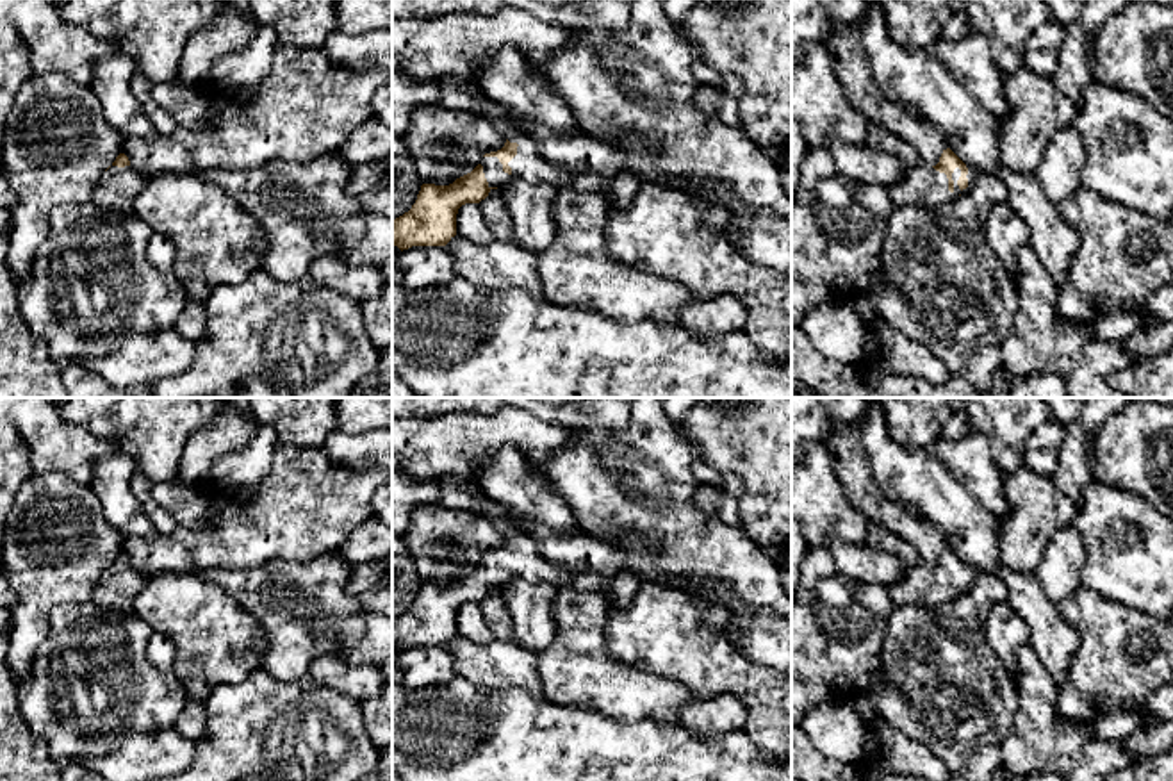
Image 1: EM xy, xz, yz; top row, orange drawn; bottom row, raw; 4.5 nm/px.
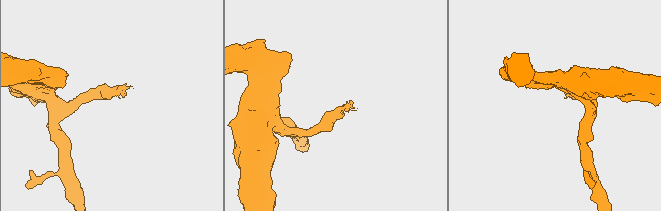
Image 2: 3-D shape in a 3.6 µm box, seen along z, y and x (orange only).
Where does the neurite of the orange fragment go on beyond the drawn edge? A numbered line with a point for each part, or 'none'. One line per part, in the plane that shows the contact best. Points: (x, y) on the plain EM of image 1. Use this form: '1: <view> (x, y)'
1: yz (924, 585)

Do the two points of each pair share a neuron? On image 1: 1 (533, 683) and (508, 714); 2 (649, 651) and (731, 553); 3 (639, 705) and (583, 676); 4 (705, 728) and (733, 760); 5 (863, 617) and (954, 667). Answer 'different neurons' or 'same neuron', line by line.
1: different neurons
2: different neurons
3: same neuron
4: different neurons
5: different neurons

